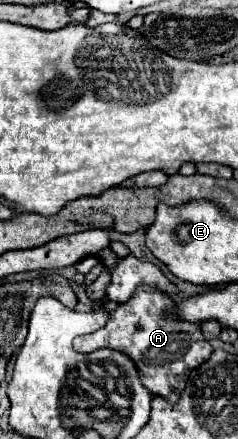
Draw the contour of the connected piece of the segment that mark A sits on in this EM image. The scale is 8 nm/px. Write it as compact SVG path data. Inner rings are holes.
M139 286L127 302L123 302L113 312L109 312L109 320L103 328L91 334L77 336L73 348L81 354L95 352L97 348L111 348L127 354L137 366L141 384L153 396L161 396L167 402L175 404L185 388L189 370L209 360L213 348L203 338L199 326L177 320L175 316L165 316L165 312L171 308L173 308L173 300L169 296L161 294L155 288Z

